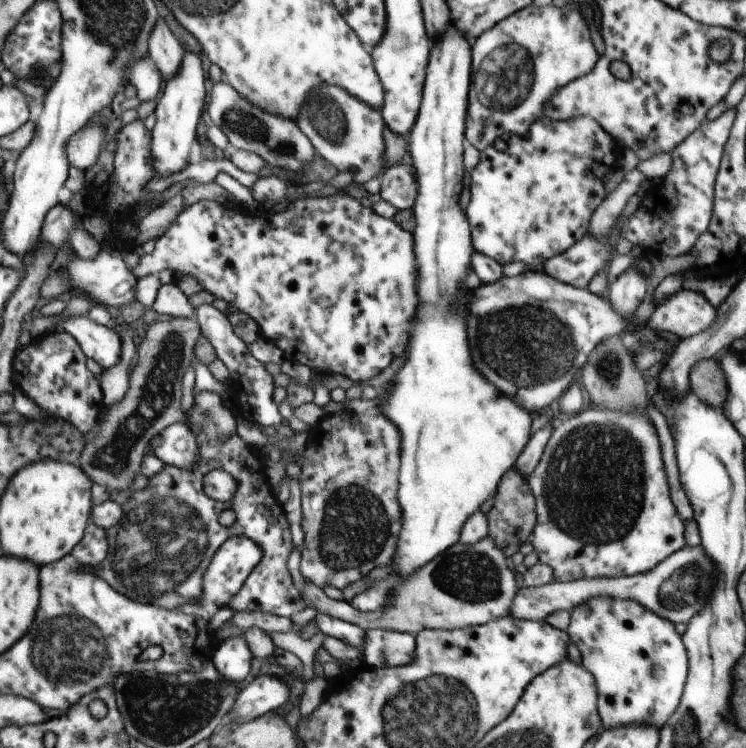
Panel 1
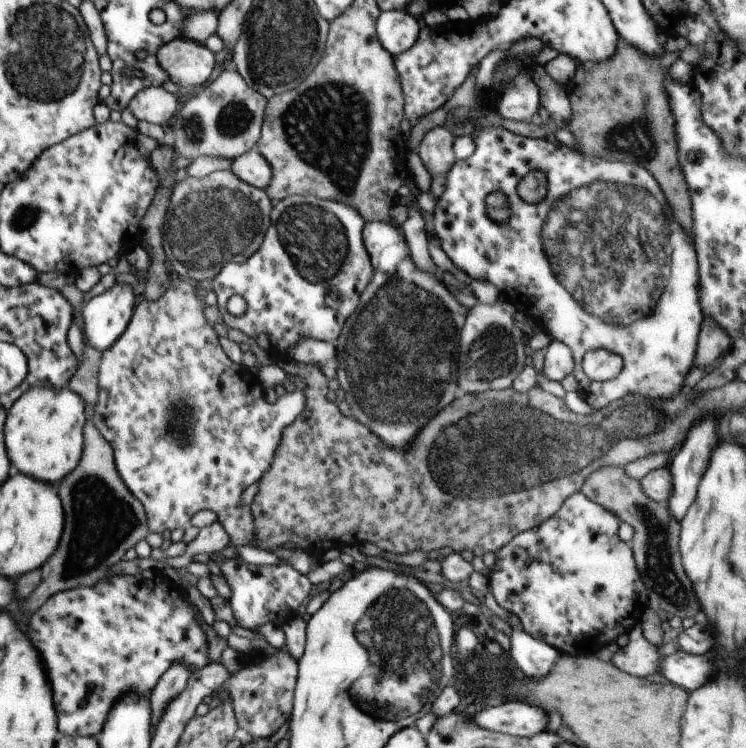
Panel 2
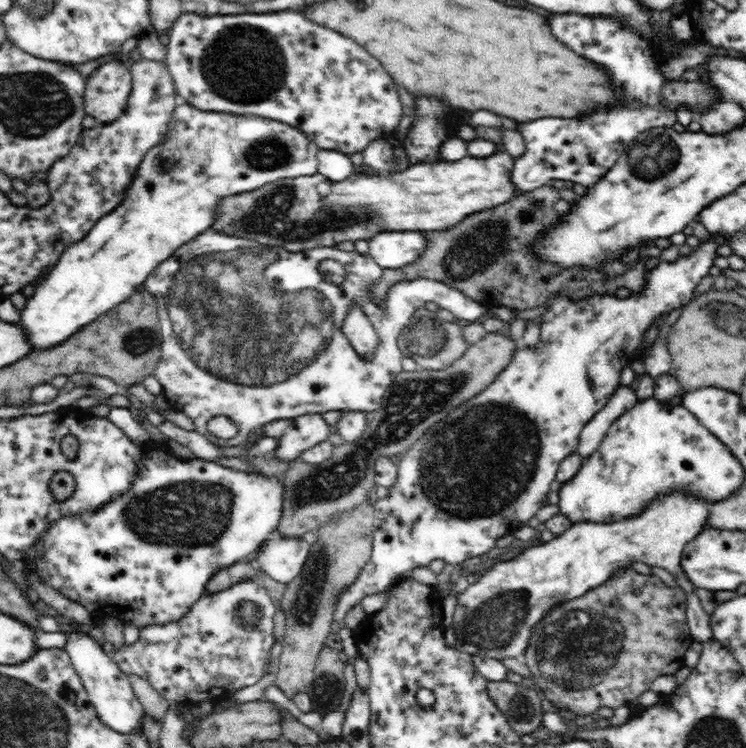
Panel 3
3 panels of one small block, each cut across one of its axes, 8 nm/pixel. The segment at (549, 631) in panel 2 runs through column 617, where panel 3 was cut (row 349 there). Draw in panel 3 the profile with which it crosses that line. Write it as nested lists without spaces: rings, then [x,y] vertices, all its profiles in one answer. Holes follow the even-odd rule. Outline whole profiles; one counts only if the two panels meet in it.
[[[710,234],[714,239],[712,241],[701,242],[700,246],[692,249],[692,254],[680,255],[675,261],[661,260],[653,269],[646,271],[645,283],[641,291],[631,291],[625,299],[621,299],[620,295],[610,295],[610,293],[594,293],[588,297],[580,297],[572,300],[562,293],[556,293],[549,298],[549,306],[546,312],[542,314],[538,321],[541,326],[541,335],[539,343],[532,349],[532,347],[518,346],[512,358],[509,360],[508,366],[504,368],[498,376],[476,396],[467,400],[468,404],[464,403],[452,409],[452,412],[439,420],[434,426],[431,426],[426,434],[423,434],[416,442],[401,455],[400,463],[398,464],[398,474],[393,475],[392,481],[388,484],[388,496],[380,498],[374,503],[375,516],[373,528],[373,546],[368,558],[368,562],[364,564],[358,578],[338,594],[336,598],[336,608],[334,608],[333,620],[338,623],[344,622],[344,618],[351,606],[361,602],[366,596],[374,593],[388,591],[393,587],[398,578],[411,568],[417,566],[428,567],[432,560],[444,560],[448,564],[458,565],[464,563],[468,558],[480,556],[490,552],[492,548],[496,548],[494,542],[506,534],[511,534],[514,530],[518,530],[520,526],[528,525],[528,521],[532,516],[536,516],[536,512],[542,506],[548,505],[548,494],[551,493],[550,484],[556,480],[556,474],[560,463],[573,453],[577,453],[579,438],[585,424],[610,400],[614,391],[621,386],[620,372],[631,366],[637,360],[636,352],[638,346],[642,344],[644,334],[652,328],[651,324],[665,323],[667,316],[672,310],[678,310],[682,304],[690,302],[696,286],[700,284],[700,280],[709,274],[710,268],[714,266],[714,260],[718,258],[718,248],[720,237]]]

